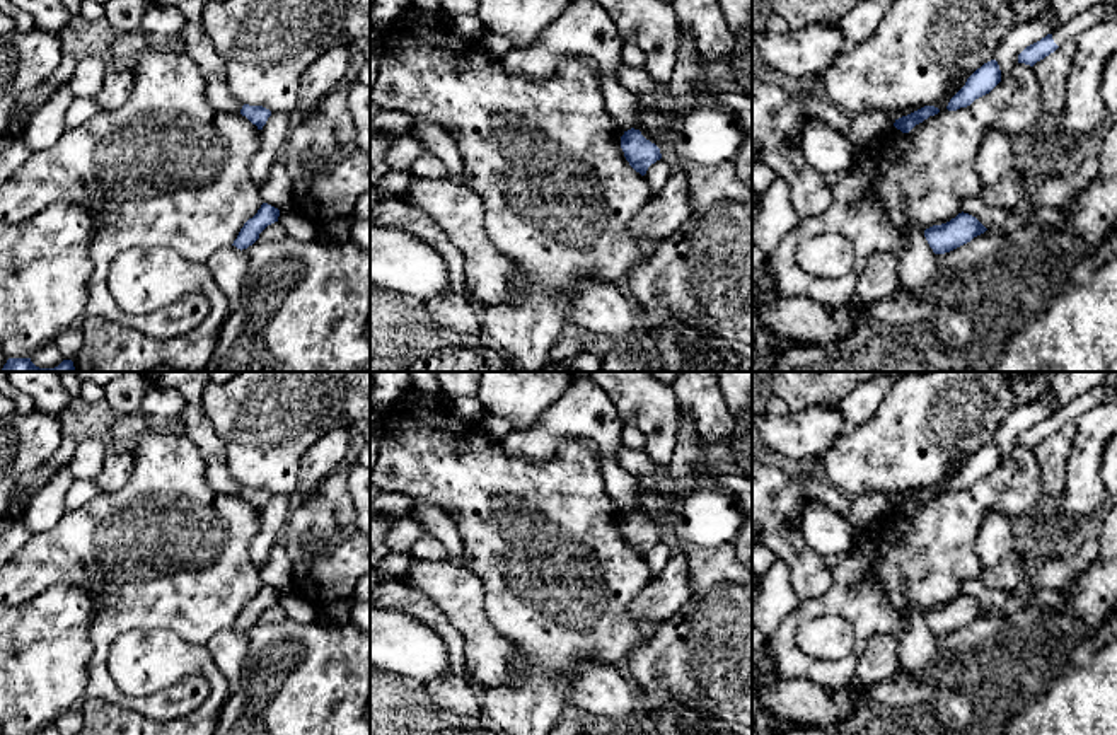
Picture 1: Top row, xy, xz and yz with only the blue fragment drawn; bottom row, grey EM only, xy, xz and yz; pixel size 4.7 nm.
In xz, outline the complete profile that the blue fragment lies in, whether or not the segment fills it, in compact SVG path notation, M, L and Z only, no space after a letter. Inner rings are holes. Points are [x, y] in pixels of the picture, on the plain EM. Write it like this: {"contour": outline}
{"contour": "M634 510L624 513L621 518L621 530L629 547L641 558L646 556L651 546L662 541L660 530Z"}

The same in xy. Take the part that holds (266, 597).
{"contour": "M263 585L261 590L258 592L258 595L244 605L244 609L240 611L240 614L232 628L235 628L240 633L247 631L259 621L259 616L268 607L278 604L278 599L280 599L278 590L275 590L268 585Z"}

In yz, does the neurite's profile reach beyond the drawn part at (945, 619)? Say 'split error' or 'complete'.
complete

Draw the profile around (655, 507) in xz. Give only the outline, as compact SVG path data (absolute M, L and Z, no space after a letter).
M667 488L665 491L640 489L633 510L640 512L641 517L655 525L658 530L670 530L674 500L675 496L670 488Z

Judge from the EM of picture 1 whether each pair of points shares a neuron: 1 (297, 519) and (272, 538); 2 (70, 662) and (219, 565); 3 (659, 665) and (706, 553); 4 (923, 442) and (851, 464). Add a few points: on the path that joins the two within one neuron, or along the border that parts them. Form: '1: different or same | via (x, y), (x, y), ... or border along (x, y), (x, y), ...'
1: different | border along (292, 507), (278, 539)
2: different | border along (94, 609), (89, 619), (92, 655), (84, 688)
3: same | via (688, 642), (706, 623), (706, 582)
4: same | via (906, 447), (899, 452), (868, 459)

